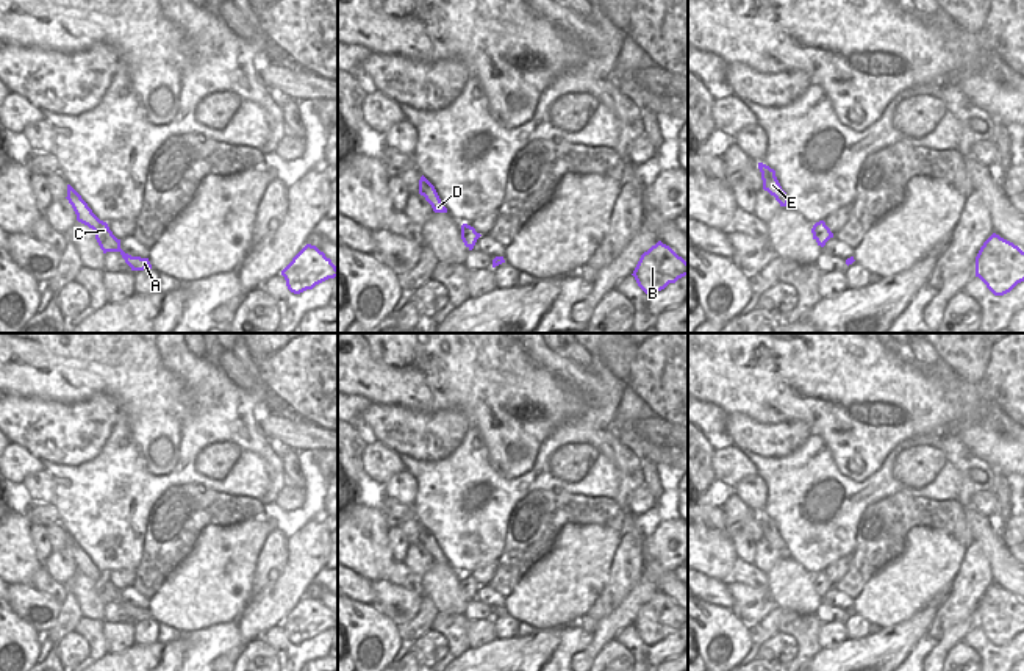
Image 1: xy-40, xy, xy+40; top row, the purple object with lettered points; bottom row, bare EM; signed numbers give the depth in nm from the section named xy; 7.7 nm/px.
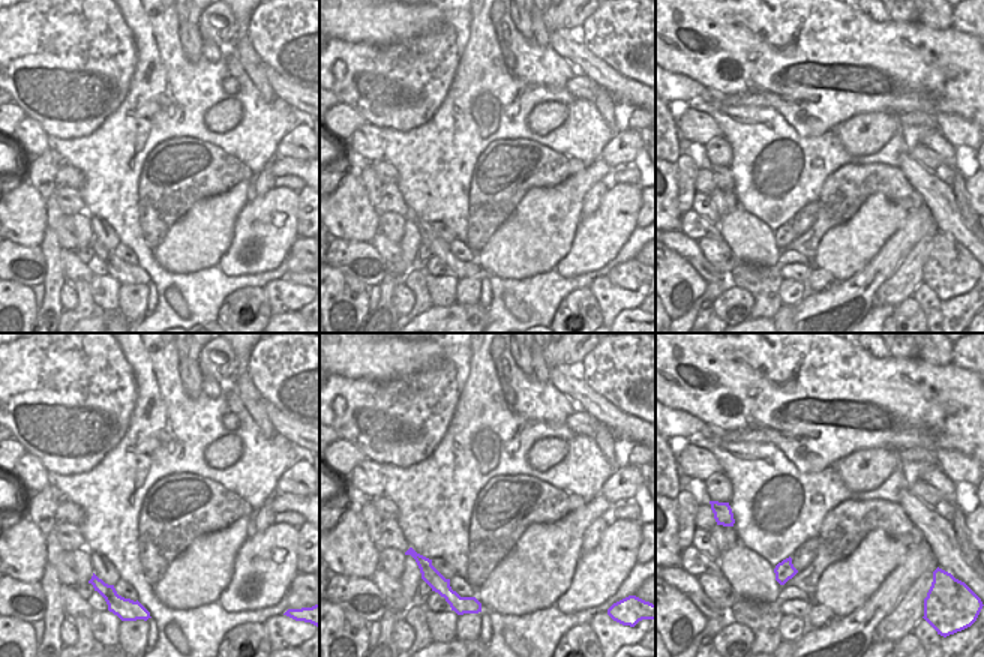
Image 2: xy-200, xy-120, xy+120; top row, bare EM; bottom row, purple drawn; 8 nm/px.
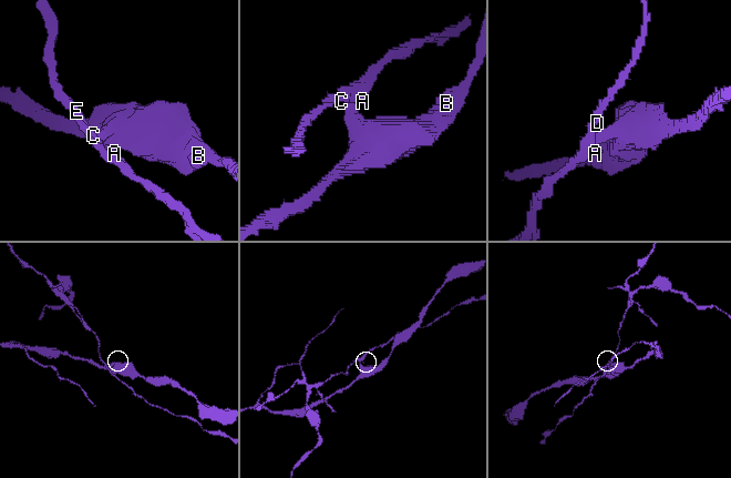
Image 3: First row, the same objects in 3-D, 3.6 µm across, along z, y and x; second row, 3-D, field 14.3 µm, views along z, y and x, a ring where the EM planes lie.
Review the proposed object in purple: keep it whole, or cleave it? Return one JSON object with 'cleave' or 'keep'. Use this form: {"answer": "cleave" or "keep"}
{"answer": "cleave"}

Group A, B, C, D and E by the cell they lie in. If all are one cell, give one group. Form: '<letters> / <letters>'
A C D E / B

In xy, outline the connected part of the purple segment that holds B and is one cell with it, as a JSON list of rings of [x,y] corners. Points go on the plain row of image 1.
[[[658,591],[644,602],[632,624],[638,637],[652,646],[664,640],[669,633],[688,626],[688,613],[669,596]]]

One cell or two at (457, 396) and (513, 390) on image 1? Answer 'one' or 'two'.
one

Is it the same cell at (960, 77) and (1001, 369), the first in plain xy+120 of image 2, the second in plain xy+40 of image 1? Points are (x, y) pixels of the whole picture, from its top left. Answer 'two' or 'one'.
two

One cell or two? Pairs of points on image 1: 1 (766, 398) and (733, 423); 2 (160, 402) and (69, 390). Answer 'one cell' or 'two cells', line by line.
1: two cells
2: one cell

